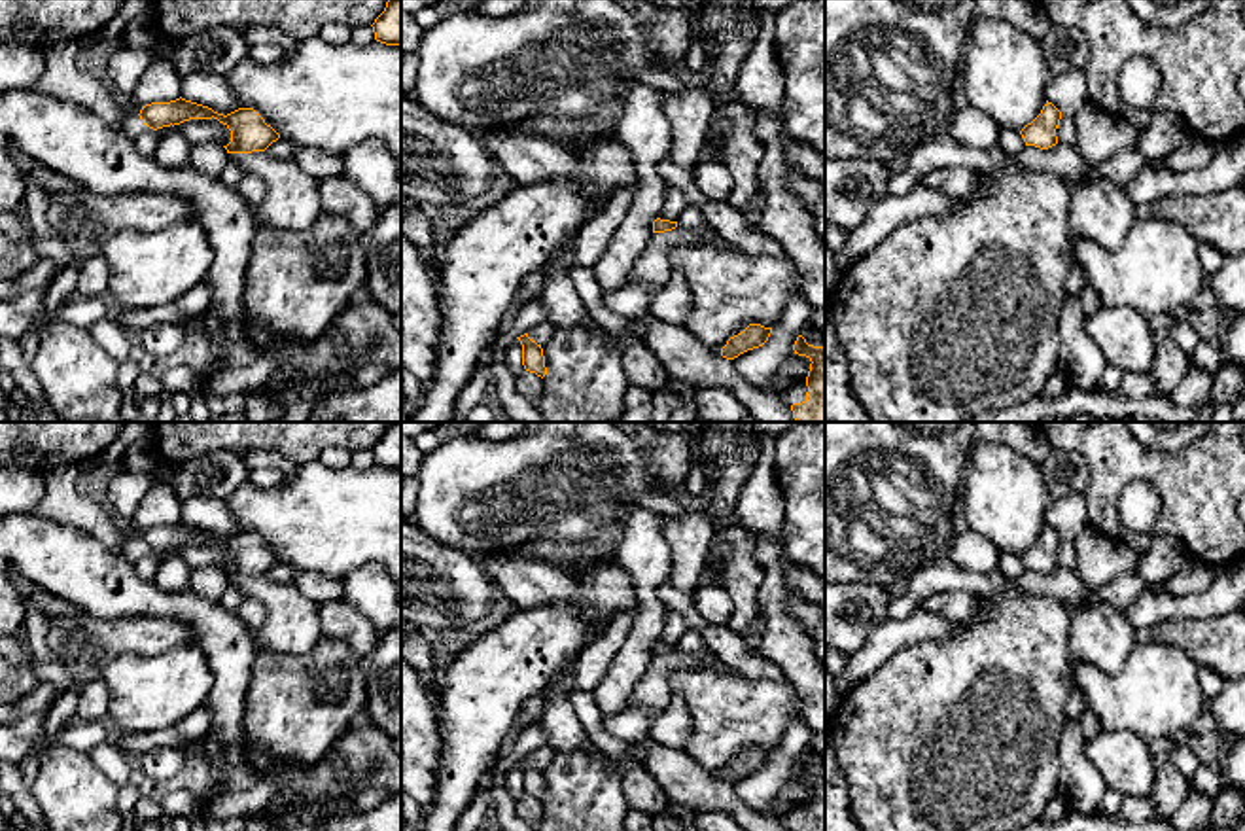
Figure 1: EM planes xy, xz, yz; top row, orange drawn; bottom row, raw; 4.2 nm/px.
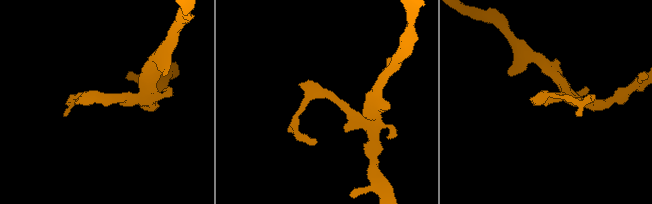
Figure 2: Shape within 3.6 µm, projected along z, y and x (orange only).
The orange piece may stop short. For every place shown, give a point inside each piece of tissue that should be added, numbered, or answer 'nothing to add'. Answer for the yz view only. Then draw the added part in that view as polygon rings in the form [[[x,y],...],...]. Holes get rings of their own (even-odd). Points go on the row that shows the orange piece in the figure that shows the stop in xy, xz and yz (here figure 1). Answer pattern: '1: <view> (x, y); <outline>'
nothing to add

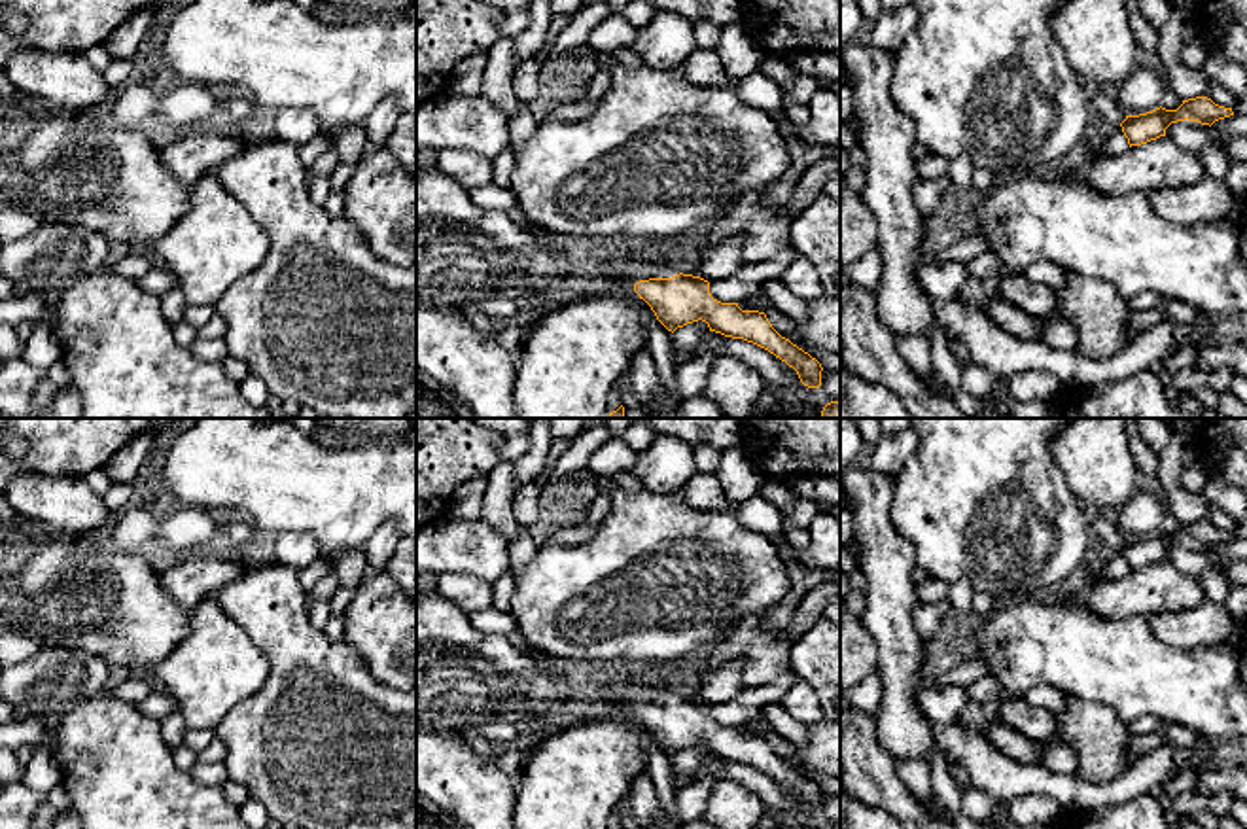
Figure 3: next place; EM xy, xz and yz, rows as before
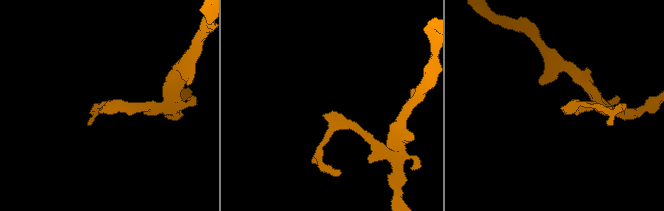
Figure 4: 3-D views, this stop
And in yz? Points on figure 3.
1: yz (1115, 142); [[[1118,125],[1107,129],[1105,140],[1096,150],[1096,153],[1115,157],[1126,153],[1128,150],[1130,150],[1128,138],[1124,136],[1122,127]]]

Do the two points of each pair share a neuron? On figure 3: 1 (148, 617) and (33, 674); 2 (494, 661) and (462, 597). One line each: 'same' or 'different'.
1: different
2: different

